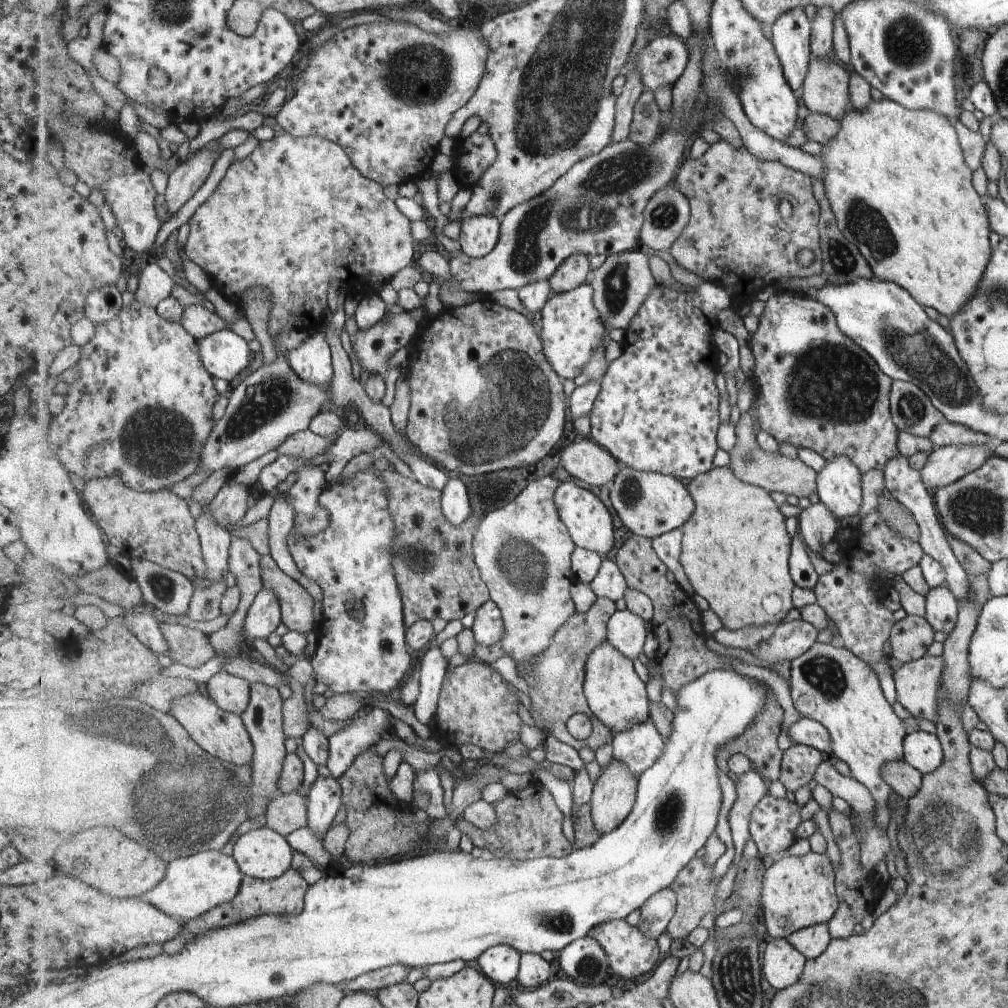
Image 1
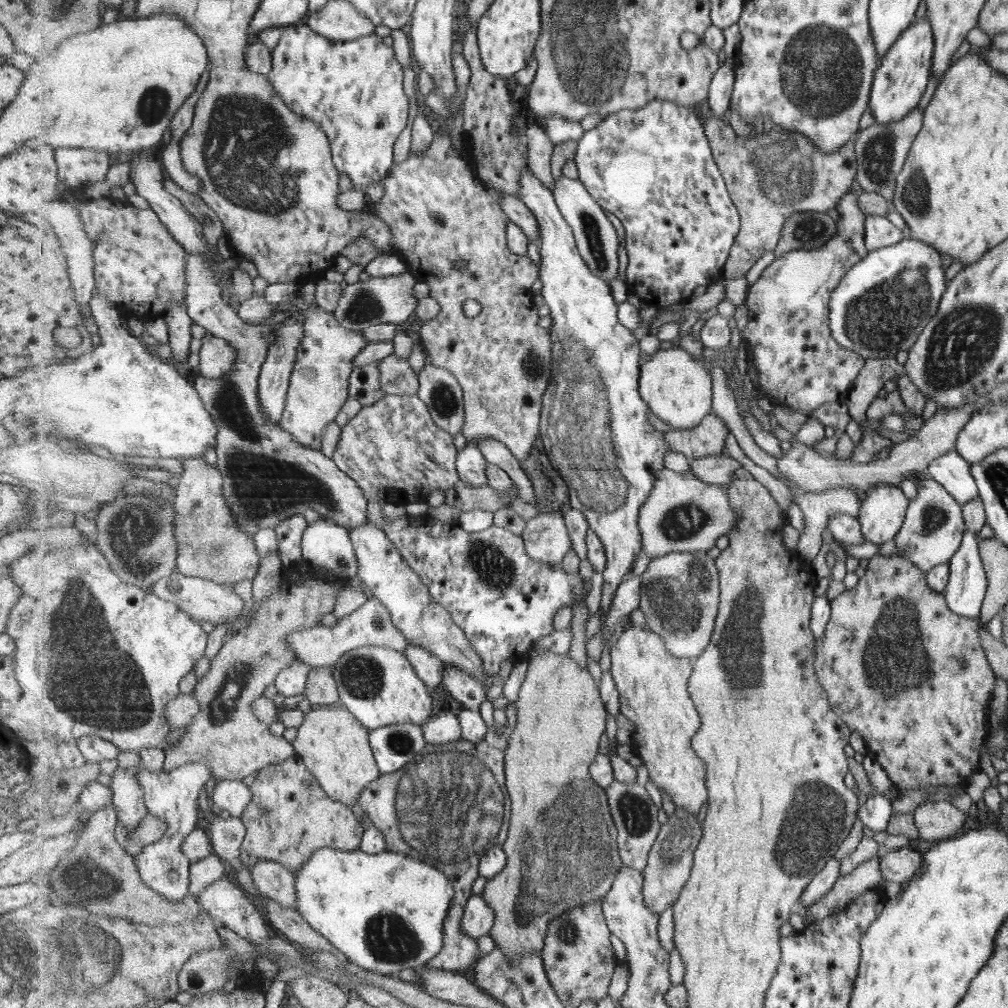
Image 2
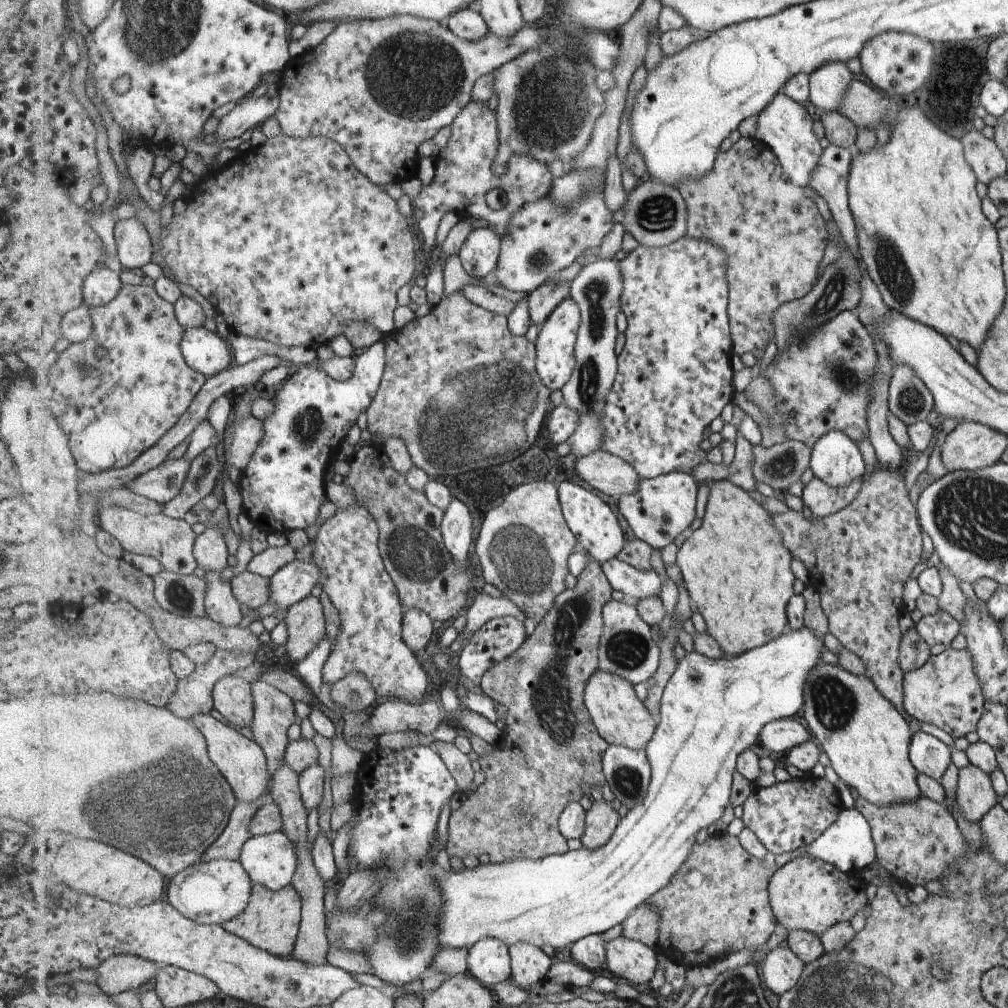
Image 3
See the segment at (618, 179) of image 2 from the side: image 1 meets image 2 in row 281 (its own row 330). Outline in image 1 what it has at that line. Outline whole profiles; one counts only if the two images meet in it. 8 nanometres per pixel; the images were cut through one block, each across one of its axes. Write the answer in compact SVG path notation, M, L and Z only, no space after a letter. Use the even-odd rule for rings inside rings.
M708 280L703 281L695 288L690 287L687 290L683 288L669 288L658 284L653 288L653 292L649 294L649 298L645 300L645 304L641 306L641 310L637 316L633 318L629 328L625 329L625 339L622 342L623 351L608 367L607 374L602 378L603 390L595 402L592 415L590 416L591 422L591 439L604 449L608 449L619 462L638 471L647 472L662 472L677 478L693 479L695 476L709 472L714 467L714 458L717 451L720 450L718 444L718 432L720 431L721 420L719 419L719 390L715 384L715 376L720 364L723 361L722 354L717 348L714 341L715 330L719 329L717 316L723 308L730 307L733 302L733 292L729 292L719 284L710 283Z

